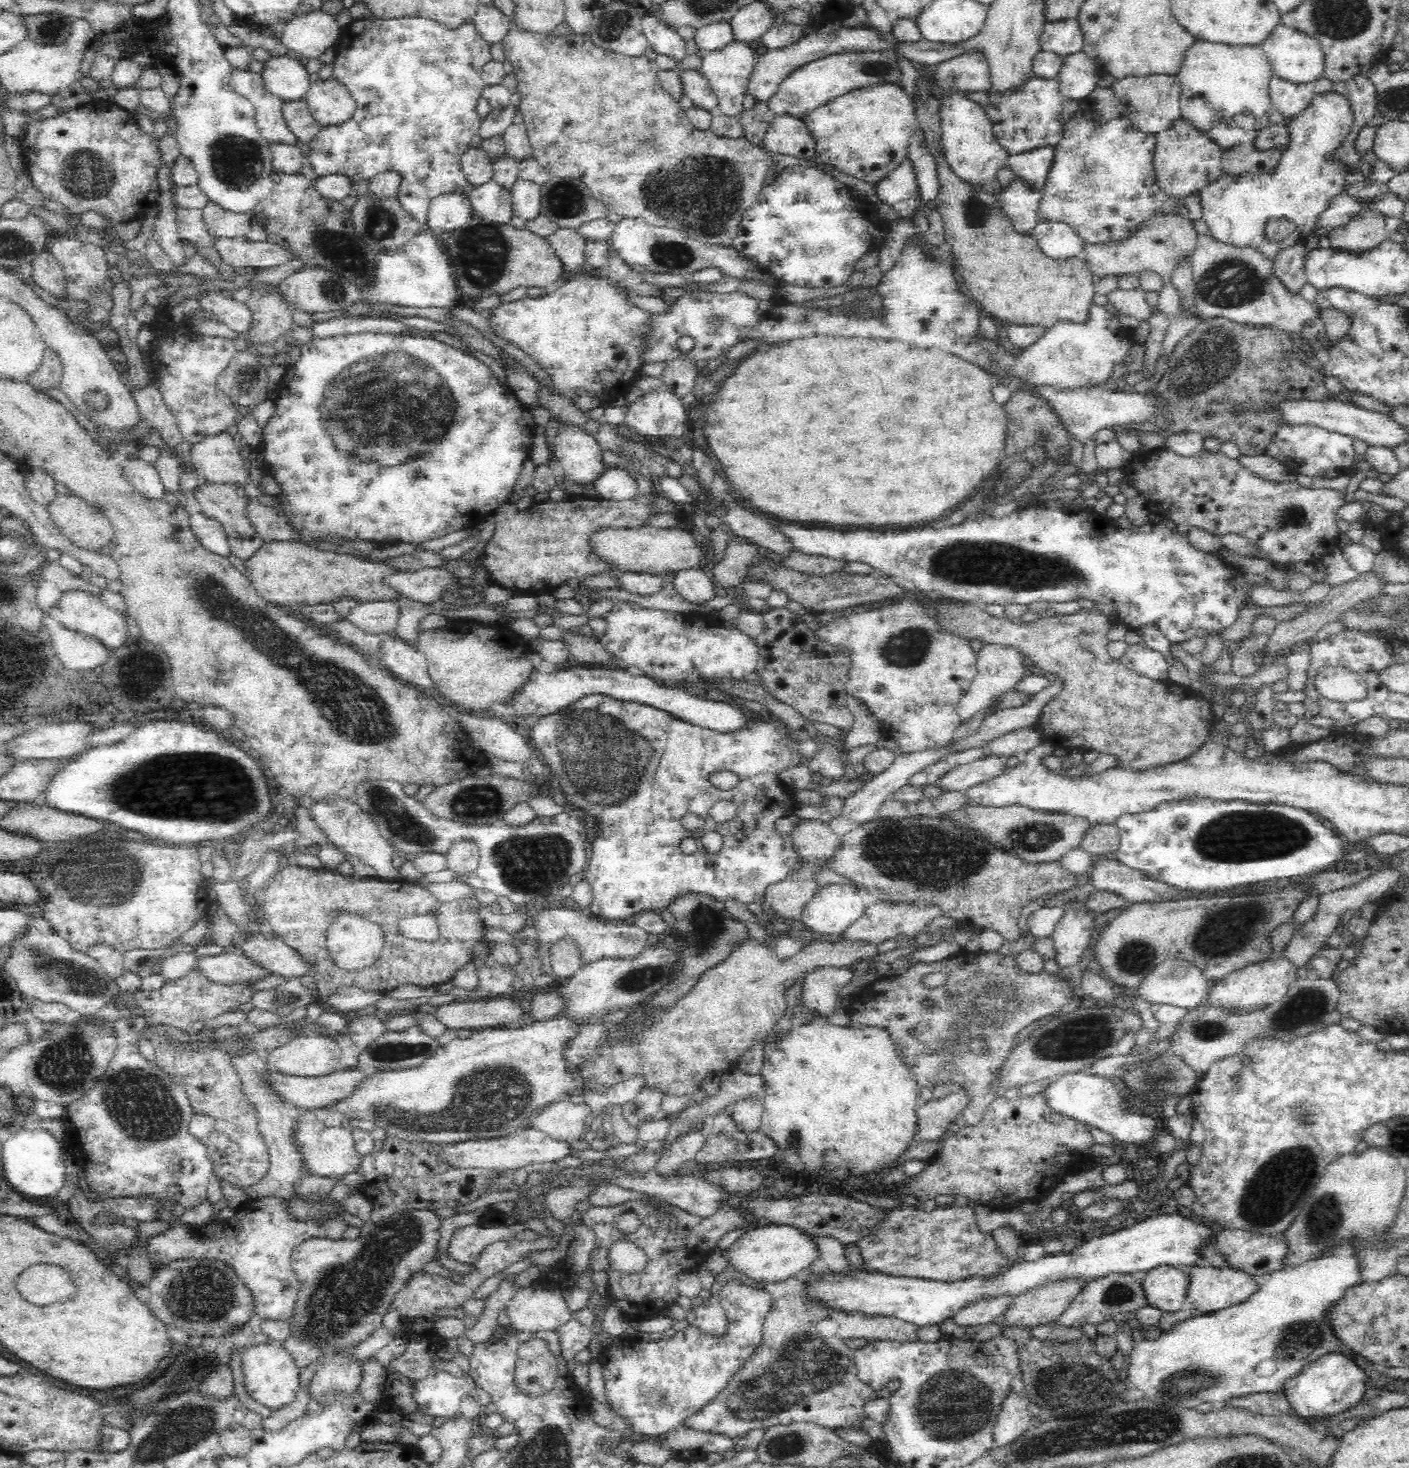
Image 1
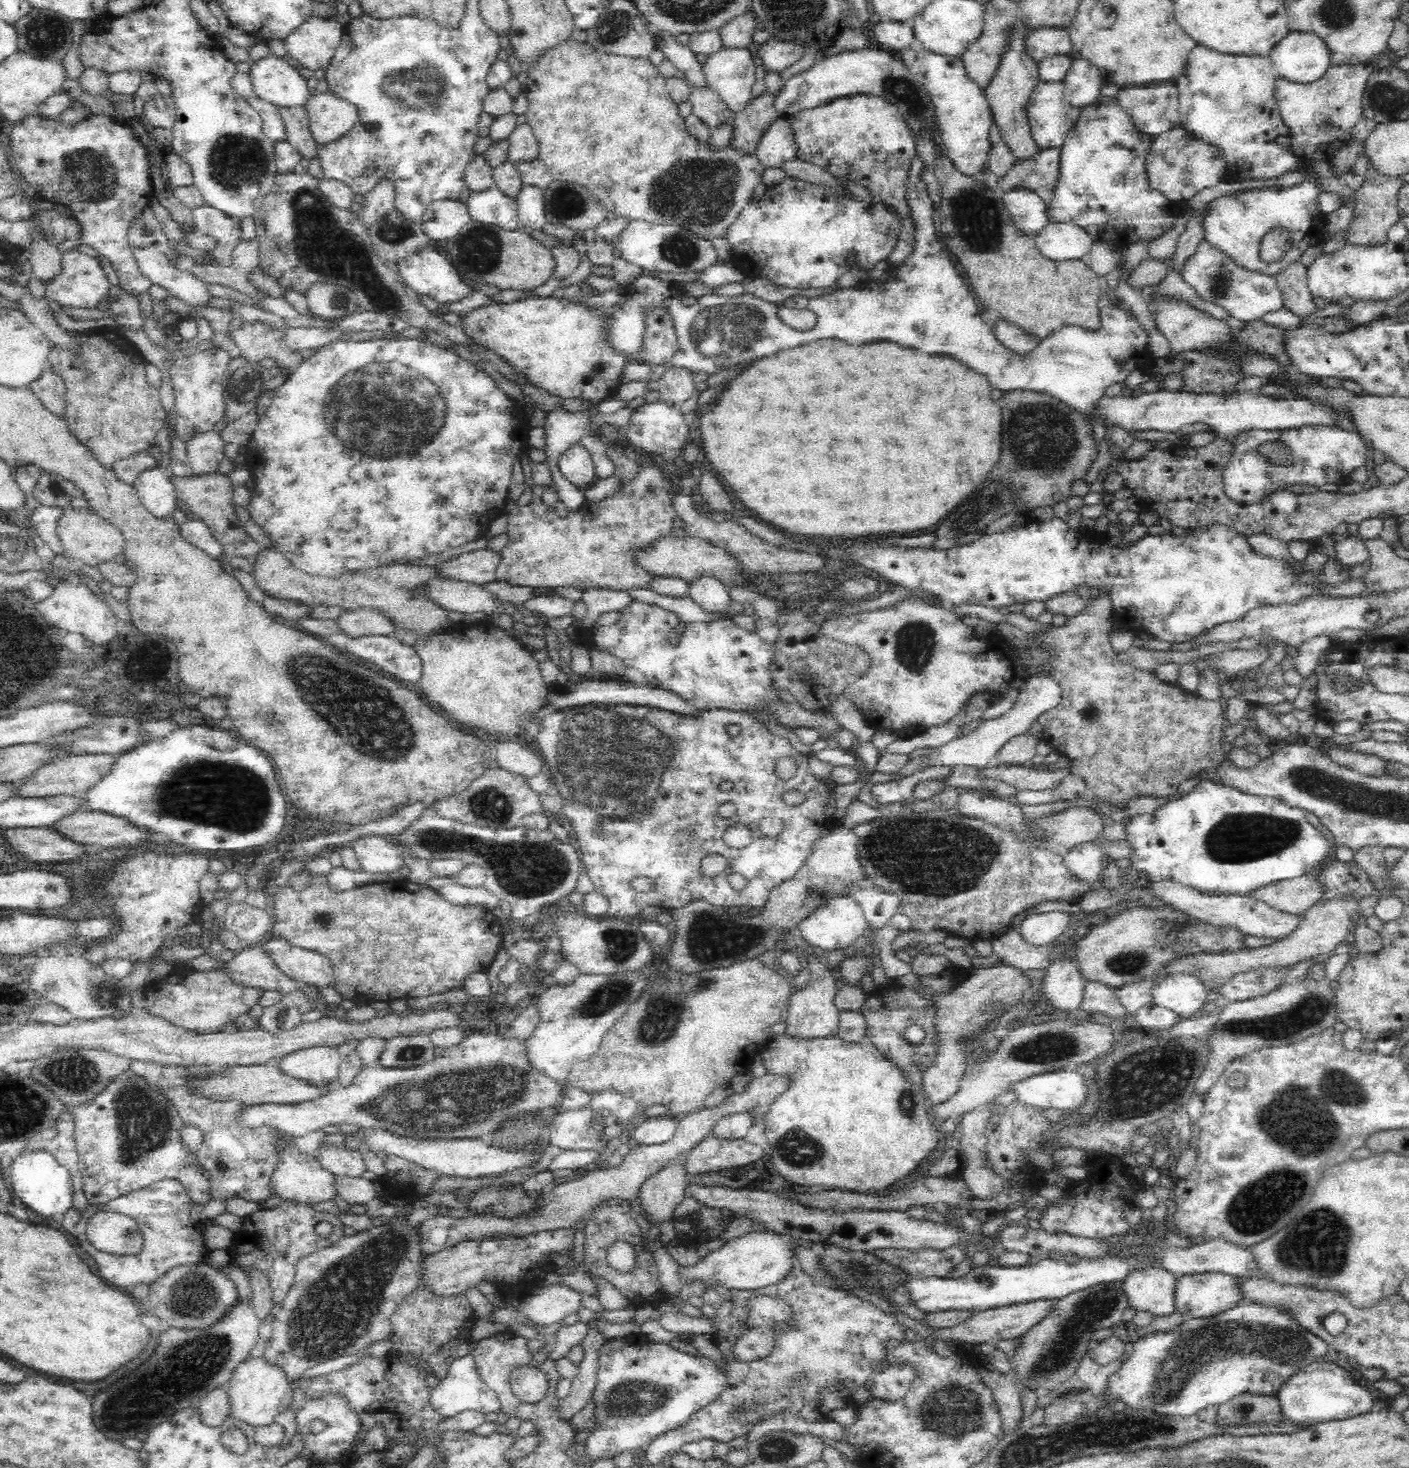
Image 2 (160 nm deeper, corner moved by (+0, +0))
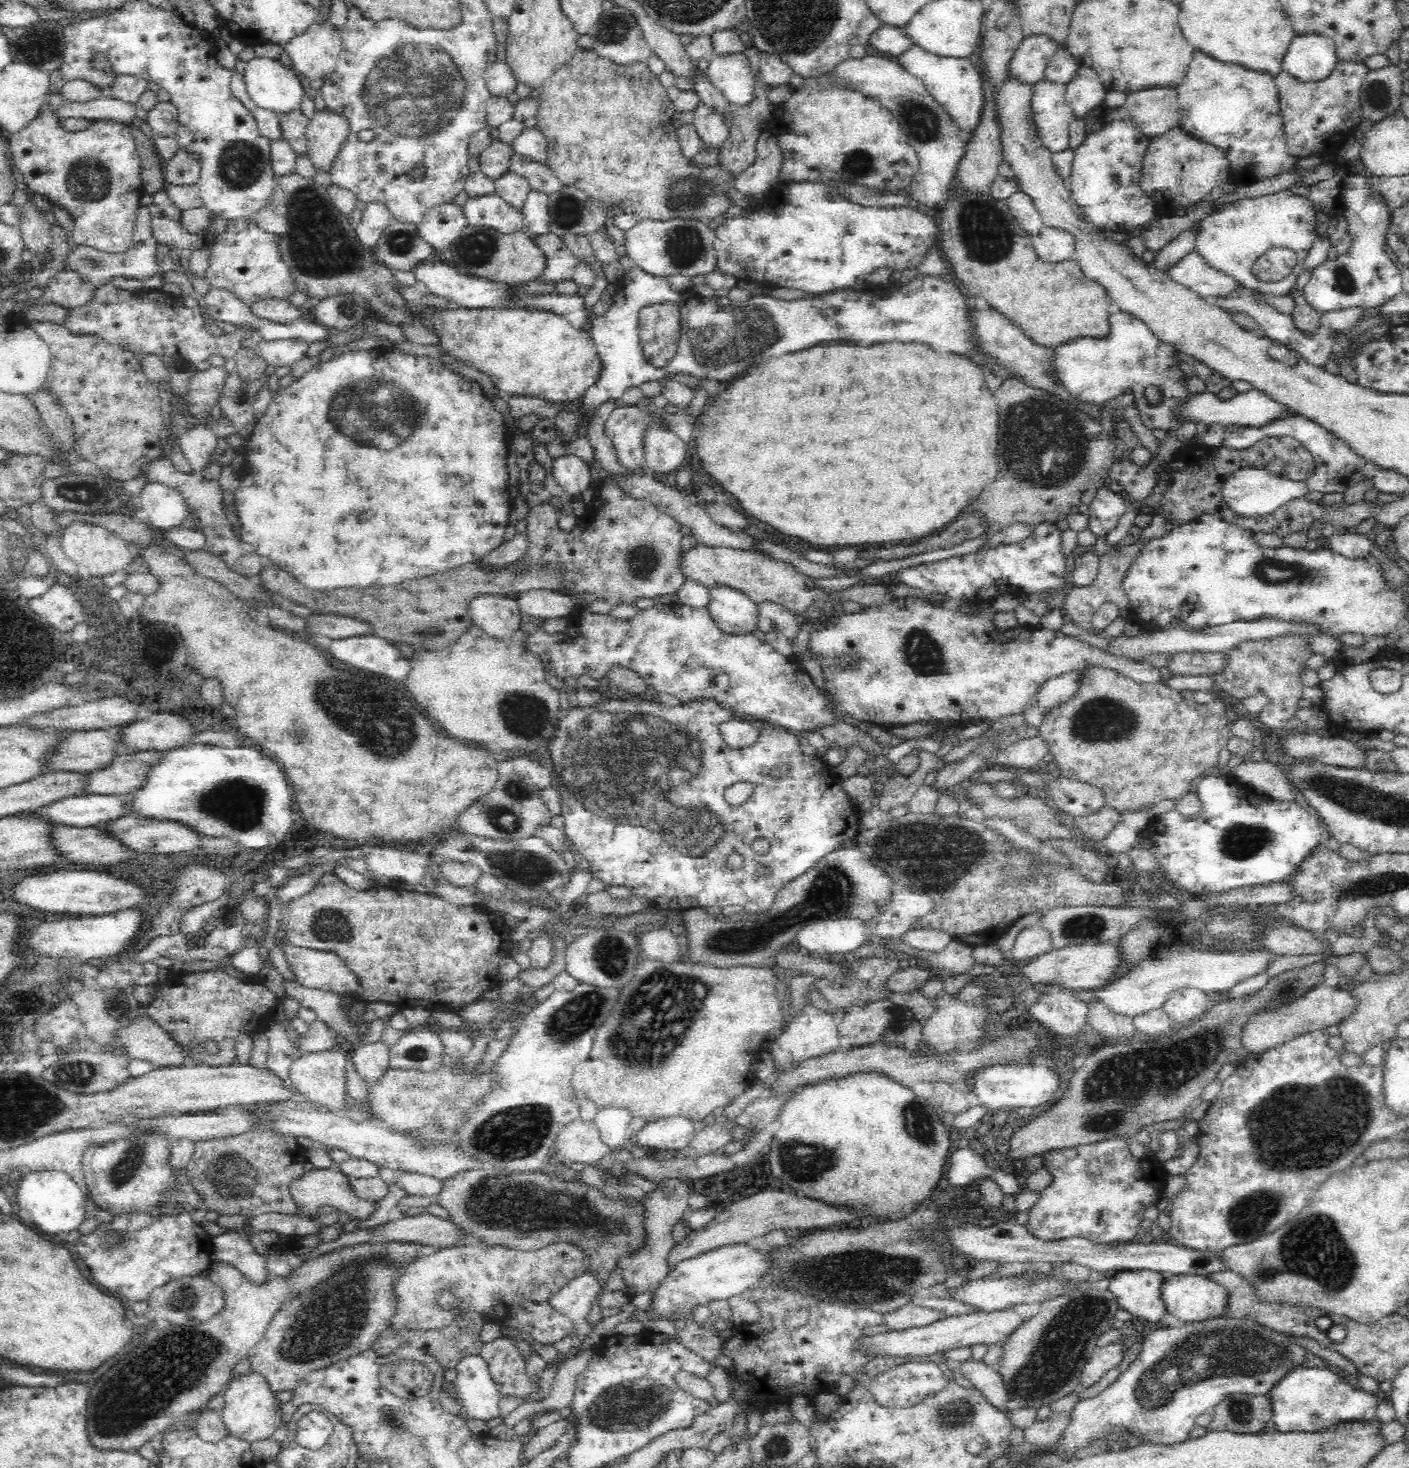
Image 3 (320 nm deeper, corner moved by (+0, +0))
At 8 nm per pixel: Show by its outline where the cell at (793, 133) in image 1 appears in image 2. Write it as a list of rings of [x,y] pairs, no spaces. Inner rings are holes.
[[[779,116],[768,125],[760,138],[755,155],[766,168],[776,168],[784,161],[798,159],[796,137],[788,118]]]

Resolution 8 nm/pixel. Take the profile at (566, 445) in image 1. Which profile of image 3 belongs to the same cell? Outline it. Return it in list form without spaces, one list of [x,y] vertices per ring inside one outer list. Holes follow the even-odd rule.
[[[570,454],[553,460],[551,469],[556,483],[570,495],[580,496],[592,487],[592,470],[589,463]]]

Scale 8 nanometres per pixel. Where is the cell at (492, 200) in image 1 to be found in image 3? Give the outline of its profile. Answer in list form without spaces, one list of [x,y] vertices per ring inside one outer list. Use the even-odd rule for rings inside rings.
[[[495,192],[469,197],[463,211],[468,226],[484,226],[508,234],[525,232],[521,209],[508,204]]]

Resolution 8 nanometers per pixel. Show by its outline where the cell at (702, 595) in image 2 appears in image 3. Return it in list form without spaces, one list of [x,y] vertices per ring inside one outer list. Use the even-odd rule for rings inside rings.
[[[729,586],[708,588],[707,609],[720,630],[730,634],[753,633],[758,630],[755,603],[739,590]]]

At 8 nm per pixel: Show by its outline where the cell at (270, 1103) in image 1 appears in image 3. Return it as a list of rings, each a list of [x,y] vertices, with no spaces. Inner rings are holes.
[[[335,1168],[330,1169],[313,1169],[305,1172],[303,1175],[294,1177],[289,1184],[289,1191],[294,1198],[296,1207],[303,1214],[314,1214],[323,1206],[333,1206],[335,1209],[348,1213],[351,1219],[366,1219],[376,1210],[377,1202],[367,1202],[356,1199],[349,1187],[349,1178]]]

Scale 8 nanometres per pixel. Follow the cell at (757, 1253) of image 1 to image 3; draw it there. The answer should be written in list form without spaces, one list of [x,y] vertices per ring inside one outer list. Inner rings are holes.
[[[736,1243],[709,1250],[700,1256],[676,1263],[668,1276],[654,1291],[651,1312],[667,1318],[672,1313],[692,1312],[696,1306],[708,1305],[713,1300],[728,1300],[732,1296],[745,1295],[750,1286],[758,1285],[772,1269],[772,1254],[766,1249],[749,1243]]]

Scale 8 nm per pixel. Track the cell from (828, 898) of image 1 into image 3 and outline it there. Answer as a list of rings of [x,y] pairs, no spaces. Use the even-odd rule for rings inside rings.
[[[856,918],[816,920],[804,926],[796,938],[800,946],[810,954],[832,957],[872,943],[865,922]]]

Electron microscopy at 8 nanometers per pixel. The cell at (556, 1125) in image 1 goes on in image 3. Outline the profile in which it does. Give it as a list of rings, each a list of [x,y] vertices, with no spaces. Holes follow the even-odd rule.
[[[580,1118],[566,1123],[560,1129],[553,1146],[556,1146],[561,1160],[587,1166],[597,1166],[610,1153],[608,1145],[600,1138],[596,1122],[583,1122]]]

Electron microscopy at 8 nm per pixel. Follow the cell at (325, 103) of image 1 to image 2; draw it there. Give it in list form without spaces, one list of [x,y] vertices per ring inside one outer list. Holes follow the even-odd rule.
[[[331,91],[309,96],[304,105],[317,145],[340,138],[358,122],[356,105]]]

